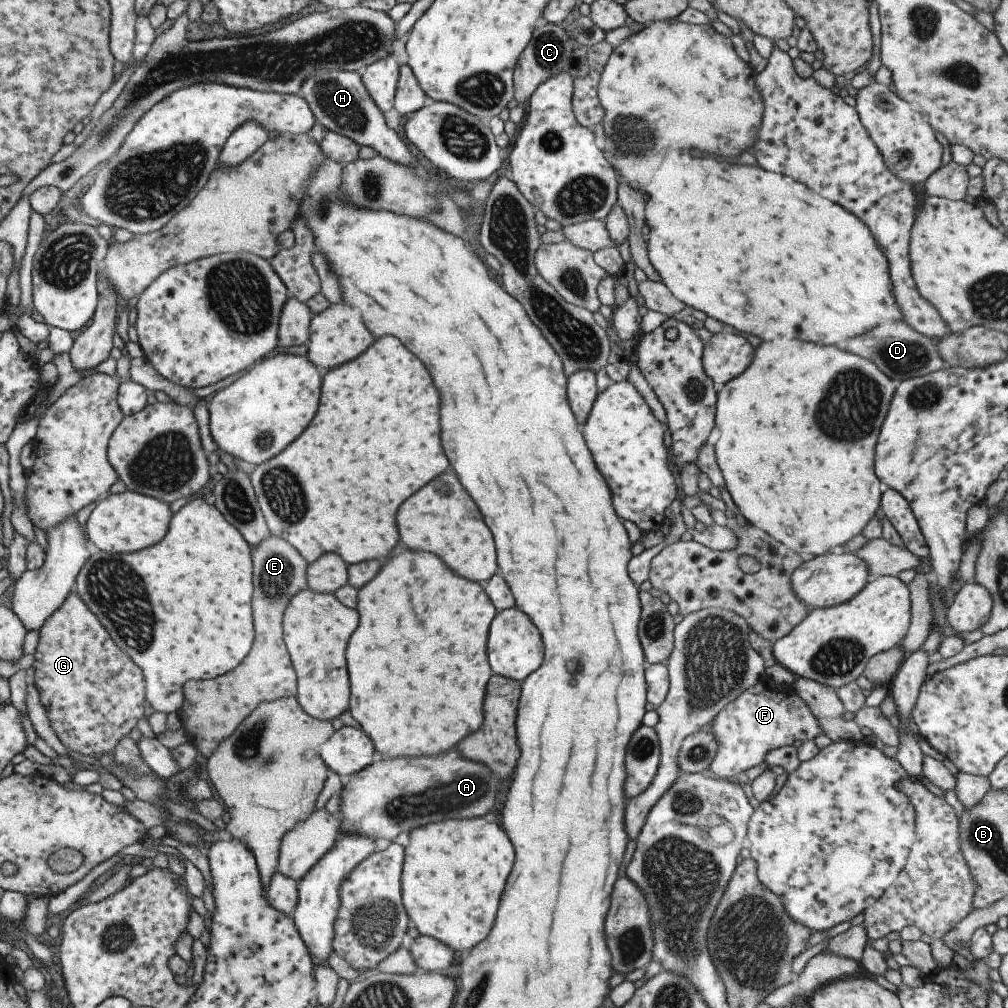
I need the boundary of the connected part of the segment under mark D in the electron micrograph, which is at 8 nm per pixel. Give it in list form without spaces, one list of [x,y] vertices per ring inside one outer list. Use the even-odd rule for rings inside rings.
[[[885,321],[872,330],[866,331],[865,336],[849,338],[845,350],[873,362],[885,376],[889,376],[895,382],[922,376],[943,367],[943,362],[936,352],[935,342],[931,342],[929,337],[912,330],[903,321],[897,323]]]

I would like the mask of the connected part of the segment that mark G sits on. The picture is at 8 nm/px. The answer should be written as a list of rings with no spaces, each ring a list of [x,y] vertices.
[[[71,591],[59,609],[38,629],[38,642],[33,655],[33,685],[59,741],[76,753],[95,759],[103,753],[113,753],[117,742],[128,735],[143,716],[143,678],[140,669],[114,644],[75,592]]]

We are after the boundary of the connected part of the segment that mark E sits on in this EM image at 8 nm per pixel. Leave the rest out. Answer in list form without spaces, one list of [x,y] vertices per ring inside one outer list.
[[[271,534],[256,546],[250,546],[250,558],[253,582],[250,608],[254,640],[249,653],[236,668],[226,674],[208,681],[183,684],[184,702],[177,712],[182,723],[181,738],[190,742],[206,758],[262,701],[296,696],[296,673],[282,640],[281,622],[290,598],[308,589],[308,563],[287,540]]]

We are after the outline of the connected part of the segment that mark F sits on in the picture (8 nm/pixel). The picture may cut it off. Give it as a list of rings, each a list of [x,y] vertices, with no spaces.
[[[763,675],[758,682],[746,689],[733,702],[727,704],[707,726],[717,742],[717,753],[709,769],[717,777],[736,777],[760,764],[767,752],[791,745],[793,740],[806,741],[823,733],[809,708],[791,688],[775,684]]]

